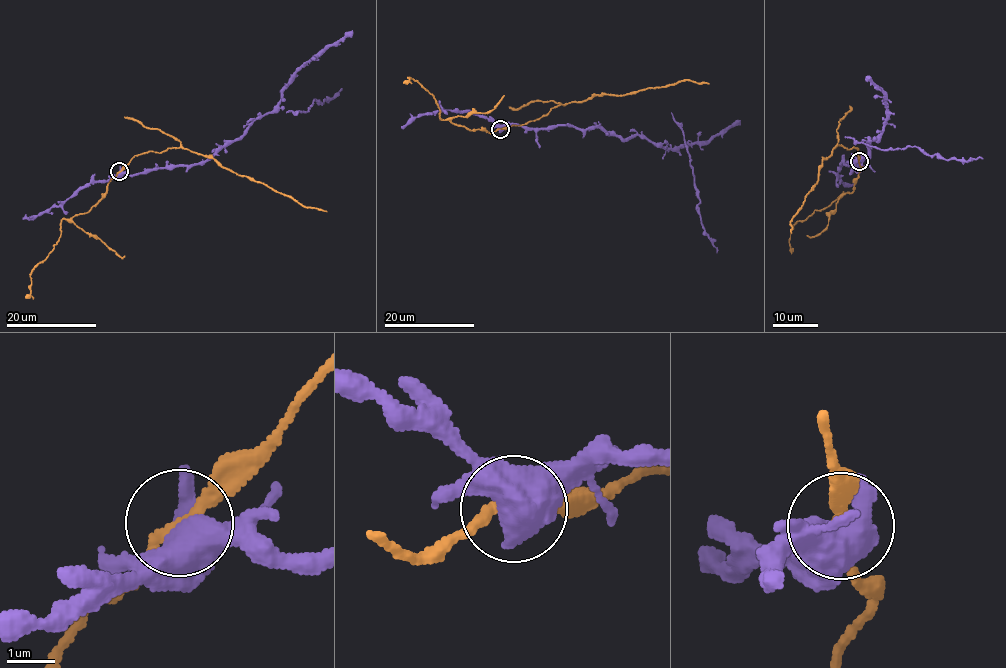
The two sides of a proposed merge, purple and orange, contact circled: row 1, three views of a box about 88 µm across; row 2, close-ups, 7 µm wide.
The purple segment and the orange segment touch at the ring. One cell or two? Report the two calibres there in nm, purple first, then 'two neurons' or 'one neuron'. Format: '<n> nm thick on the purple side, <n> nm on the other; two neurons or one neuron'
700 nm thick on the purple side, 200 nm on the other; one neuron

